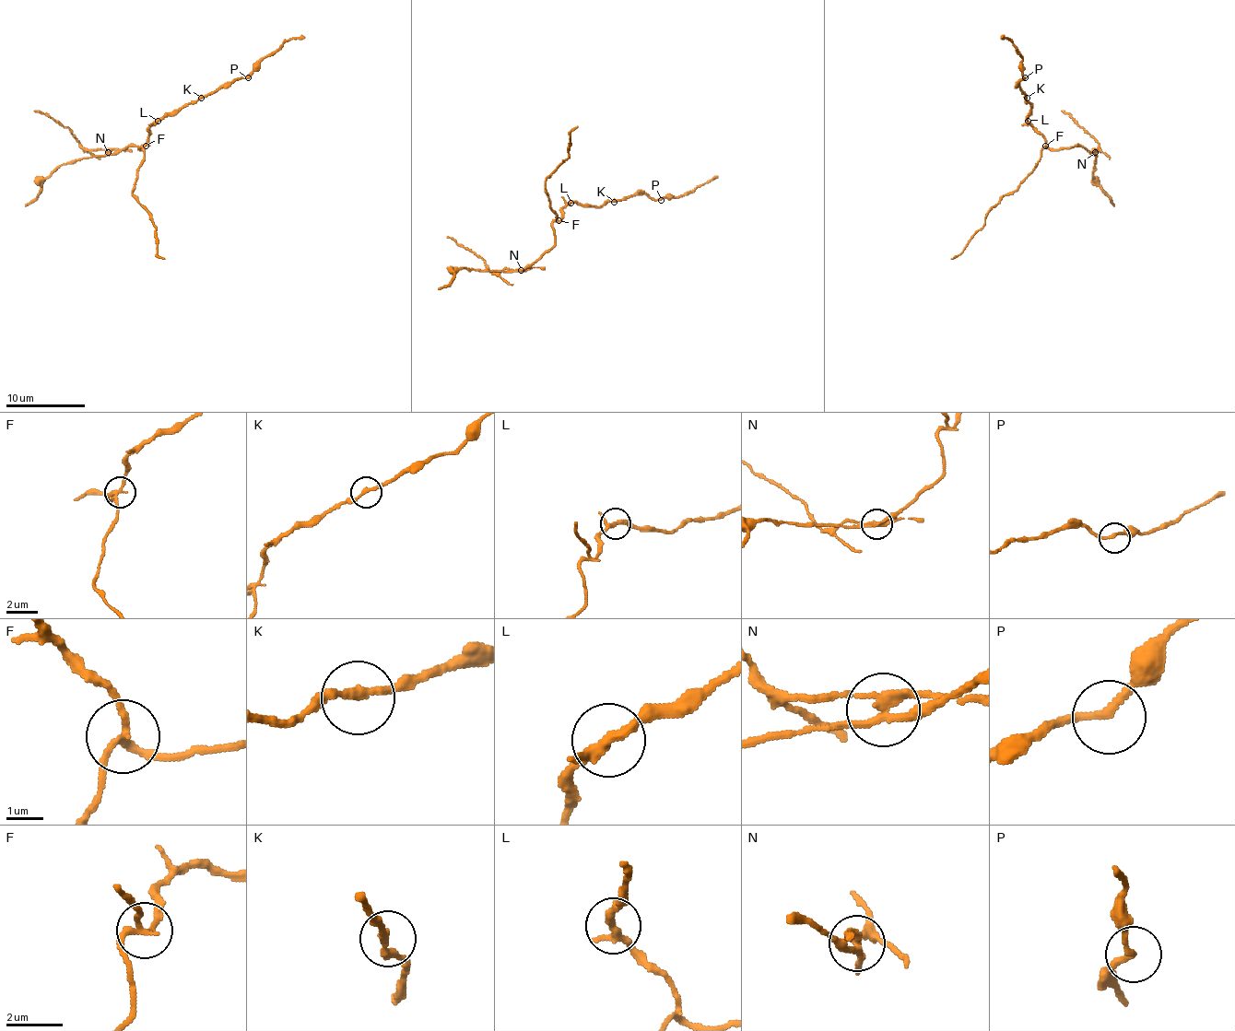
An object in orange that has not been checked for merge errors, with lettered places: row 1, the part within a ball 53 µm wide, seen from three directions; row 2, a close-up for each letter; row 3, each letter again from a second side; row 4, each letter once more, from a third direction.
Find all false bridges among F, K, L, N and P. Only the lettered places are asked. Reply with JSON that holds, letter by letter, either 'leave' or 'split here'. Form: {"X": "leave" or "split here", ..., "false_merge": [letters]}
{"F": "split here", "K": "leave", "L": "leave", "N": "split here", "P": "leave", "false_merge": ["F", "N"]}

